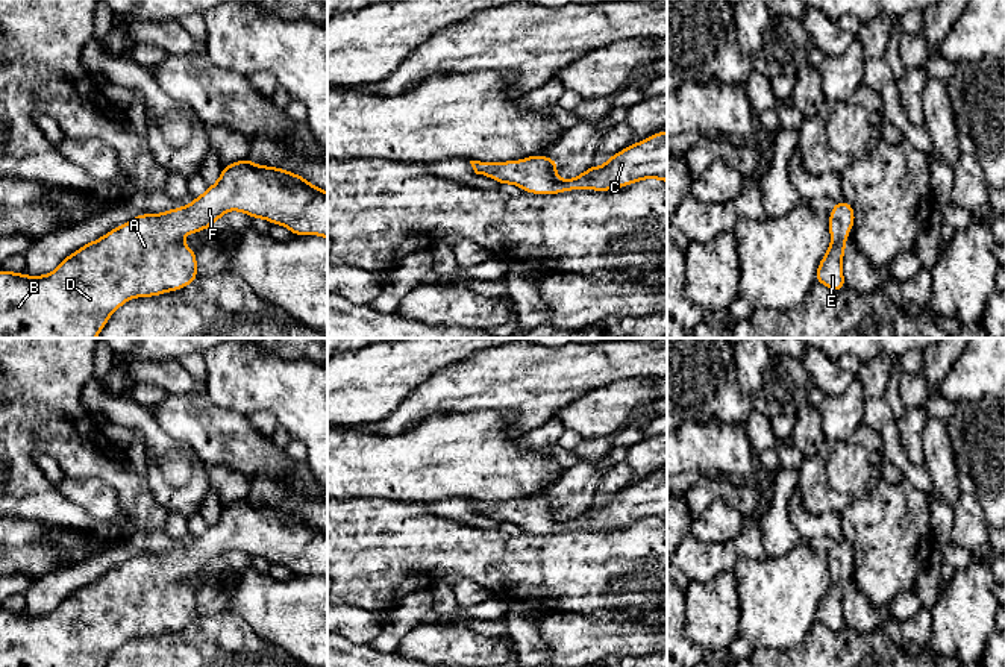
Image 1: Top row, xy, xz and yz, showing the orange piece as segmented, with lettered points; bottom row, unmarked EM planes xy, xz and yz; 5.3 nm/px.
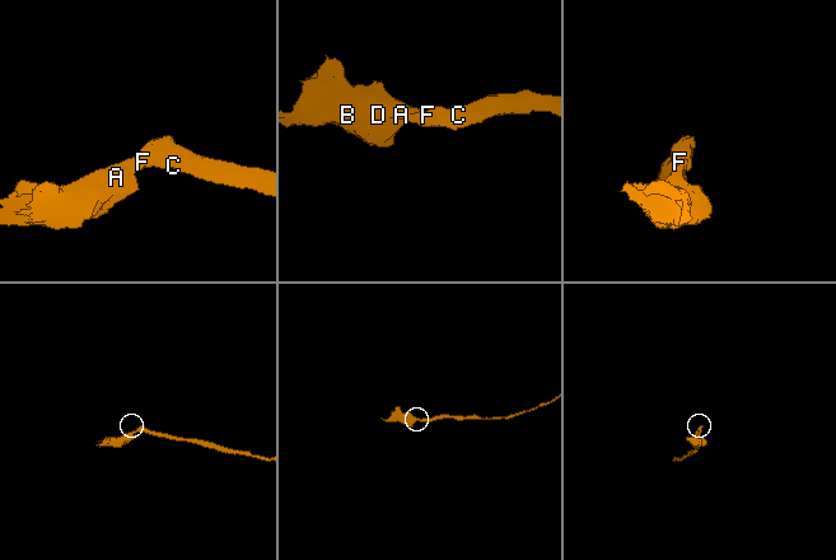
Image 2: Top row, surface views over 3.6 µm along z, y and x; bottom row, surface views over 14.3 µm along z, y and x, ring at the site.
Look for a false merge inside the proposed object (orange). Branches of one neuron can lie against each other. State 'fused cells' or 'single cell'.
single cell

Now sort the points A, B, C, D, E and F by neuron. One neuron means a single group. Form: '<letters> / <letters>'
A B C D E F

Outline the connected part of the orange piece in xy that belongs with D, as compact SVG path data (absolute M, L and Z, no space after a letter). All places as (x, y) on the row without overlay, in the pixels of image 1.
M246 497L224 505L218 520L209 525L205 534L194 537L191 544L161 553L136 555L68 594L52 612L26 615L0 609L0 667L105 667L109 656L130 638L185 628L199 615L196 591L182 582L182 576L209 568L227 550L265 558L268 562L288 567L293 575L320 575L327 579L327 532L300 514L271 505L259 506Z

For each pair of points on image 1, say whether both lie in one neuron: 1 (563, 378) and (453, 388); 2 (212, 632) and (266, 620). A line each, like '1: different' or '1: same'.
1: same
2: different

